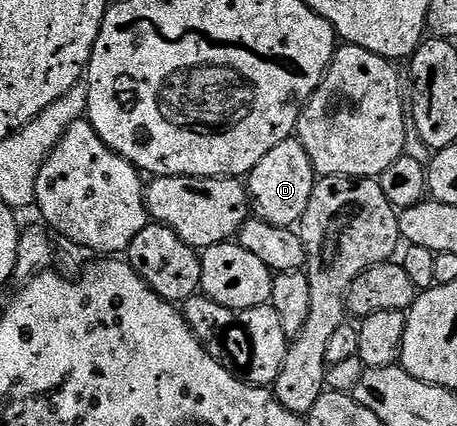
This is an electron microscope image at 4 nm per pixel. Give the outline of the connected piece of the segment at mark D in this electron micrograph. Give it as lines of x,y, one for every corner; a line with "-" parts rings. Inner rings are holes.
291,136
279,147
271,147
263,159
247,174
247,188
251,209
258,217
280,229
296,226
301,220
307,203
311,203
311,191
315,184
313,164
303,143

